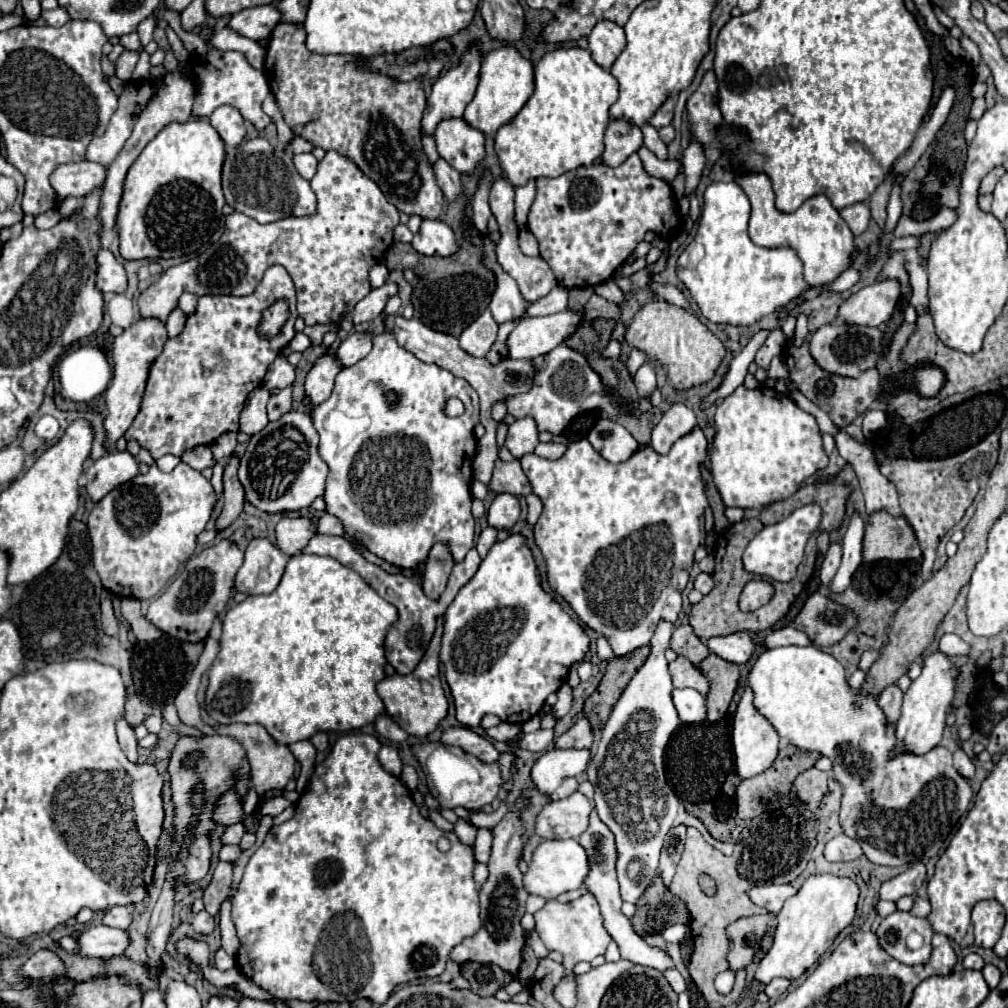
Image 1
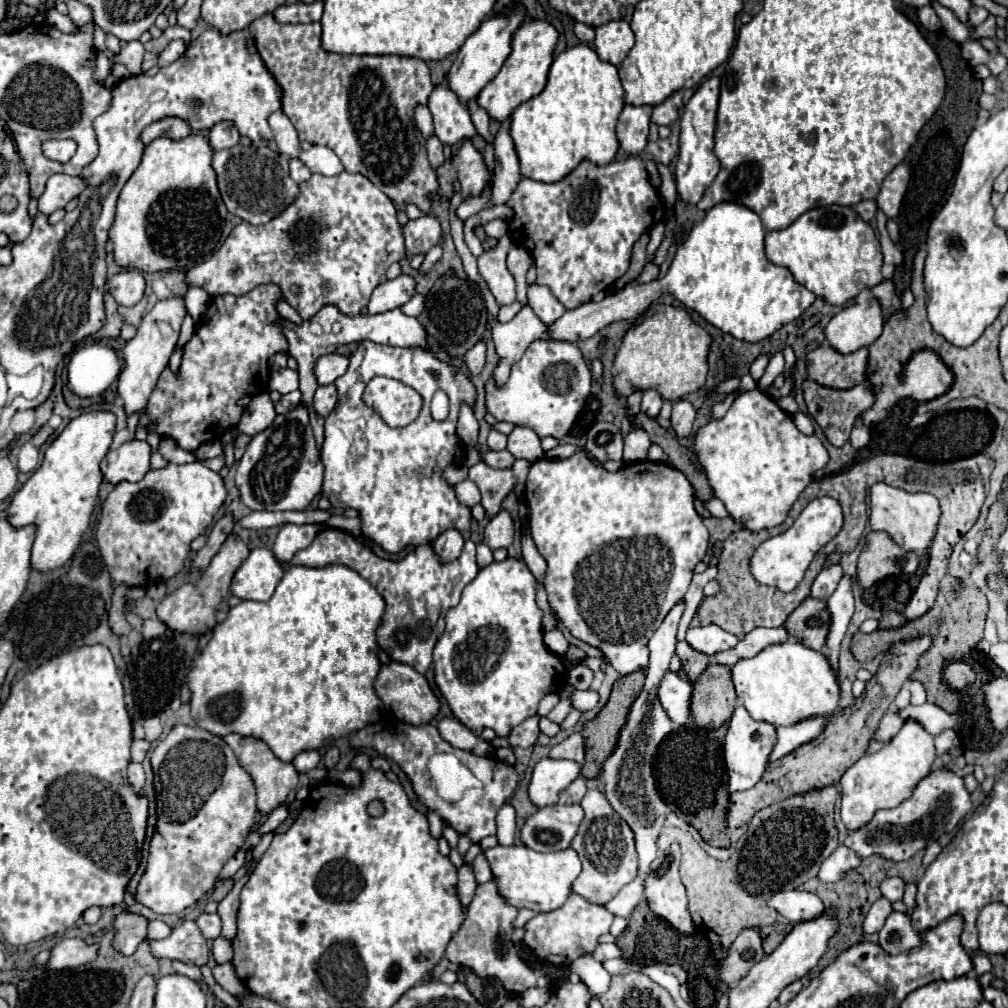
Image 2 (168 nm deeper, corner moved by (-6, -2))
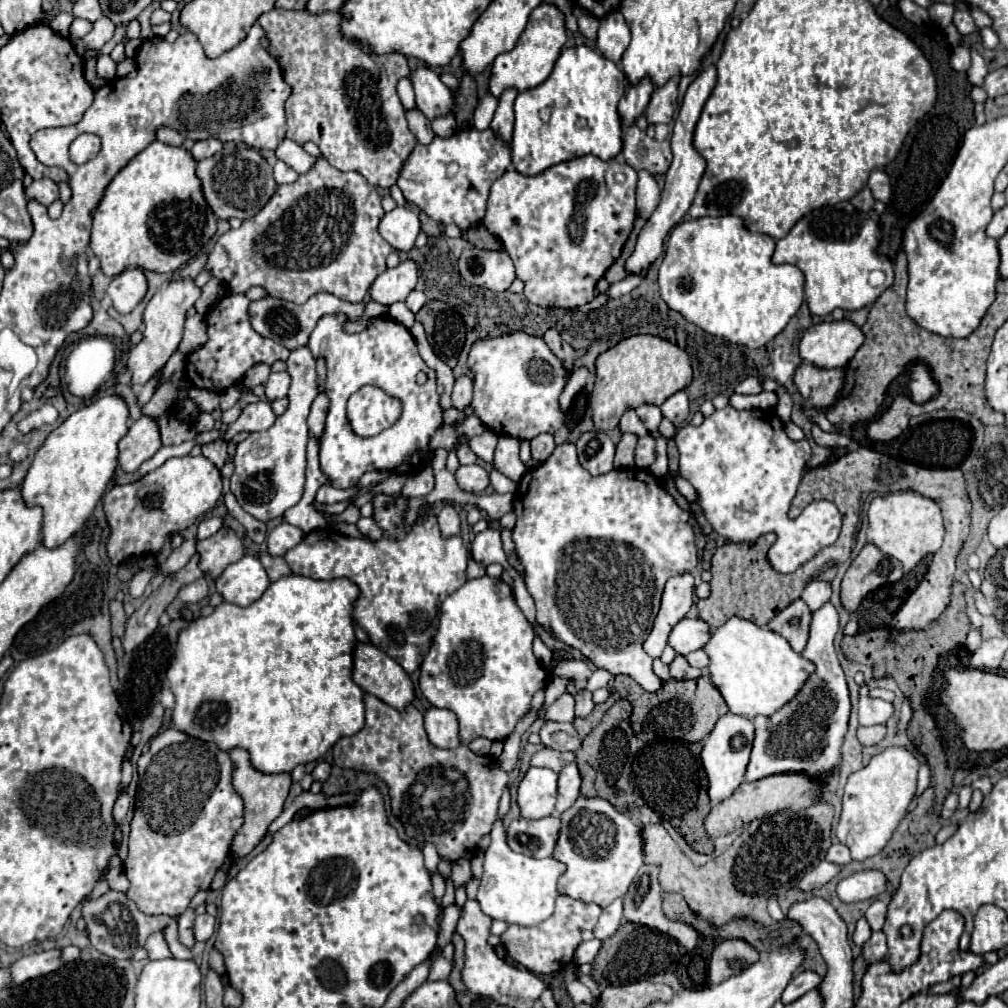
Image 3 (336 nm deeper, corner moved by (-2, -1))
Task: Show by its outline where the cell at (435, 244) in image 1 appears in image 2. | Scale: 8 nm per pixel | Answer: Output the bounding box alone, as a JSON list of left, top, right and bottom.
[403,214,443,254]

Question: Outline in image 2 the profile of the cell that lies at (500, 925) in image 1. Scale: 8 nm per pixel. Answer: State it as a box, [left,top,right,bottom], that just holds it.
[445,880,535,996]

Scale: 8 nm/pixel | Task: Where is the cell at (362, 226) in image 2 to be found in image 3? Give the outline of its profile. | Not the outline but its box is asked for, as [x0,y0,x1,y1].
[207,159,393,303]

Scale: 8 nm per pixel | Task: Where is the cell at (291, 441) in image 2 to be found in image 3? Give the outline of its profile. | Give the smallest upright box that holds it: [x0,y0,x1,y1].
[231,347,317,521]

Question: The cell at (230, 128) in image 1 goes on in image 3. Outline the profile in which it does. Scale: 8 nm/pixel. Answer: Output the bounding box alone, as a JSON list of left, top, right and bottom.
[191,139,223,161]

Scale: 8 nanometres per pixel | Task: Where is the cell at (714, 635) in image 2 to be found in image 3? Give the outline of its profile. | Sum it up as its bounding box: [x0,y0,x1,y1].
[669,619,709,655]

